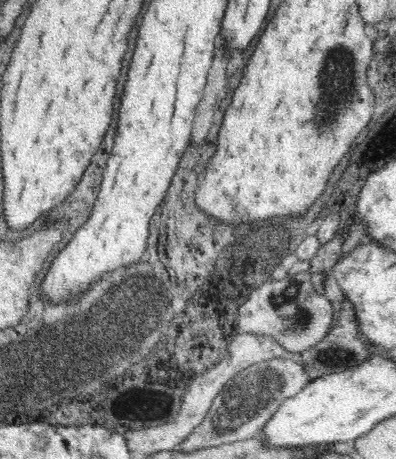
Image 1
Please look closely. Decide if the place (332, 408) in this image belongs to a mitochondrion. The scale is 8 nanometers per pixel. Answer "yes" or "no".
no

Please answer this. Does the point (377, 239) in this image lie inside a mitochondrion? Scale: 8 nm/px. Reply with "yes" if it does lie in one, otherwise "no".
no

